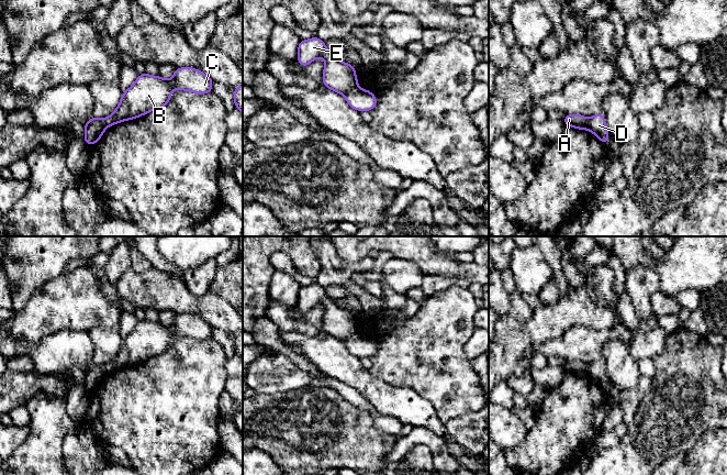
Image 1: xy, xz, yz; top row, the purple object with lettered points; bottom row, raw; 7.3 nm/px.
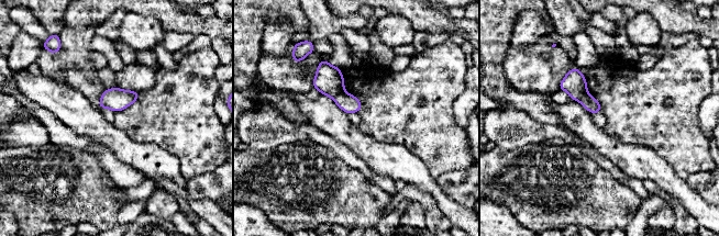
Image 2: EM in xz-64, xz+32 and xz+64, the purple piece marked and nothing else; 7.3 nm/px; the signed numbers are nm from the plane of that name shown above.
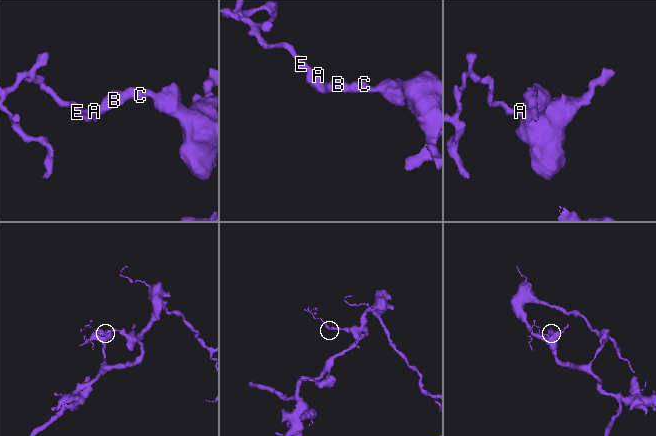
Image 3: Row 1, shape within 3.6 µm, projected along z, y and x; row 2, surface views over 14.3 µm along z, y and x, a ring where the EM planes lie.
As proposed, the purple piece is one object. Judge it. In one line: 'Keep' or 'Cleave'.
Keep

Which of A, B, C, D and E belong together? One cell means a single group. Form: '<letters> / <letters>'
A B C D E

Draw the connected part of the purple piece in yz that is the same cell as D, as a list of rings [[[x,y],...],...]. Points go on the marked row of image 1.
[[[603,113],[595,114],[589,119],[581,114],[567,114],[563,123],[580,130],[590,130],[604,144],[609,140]]]

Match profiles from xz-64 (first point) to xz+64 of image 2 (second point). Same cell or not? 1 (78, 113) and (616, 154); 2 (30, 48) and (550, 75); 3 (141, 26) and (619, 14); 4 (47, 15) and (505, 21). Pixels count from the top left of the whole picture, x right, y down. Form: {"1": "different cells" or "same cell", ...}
{"1": "same cell", "2": "different cells", "3": "different cells", "4": "same cell"}

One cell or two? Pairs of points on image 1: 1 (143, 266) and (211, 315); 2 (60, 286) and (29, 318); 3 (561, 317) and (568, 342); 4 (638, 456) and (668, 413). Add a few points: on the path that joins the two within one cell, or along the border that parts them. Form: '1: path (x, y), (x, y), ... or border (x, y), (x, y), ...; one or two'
1: border (152, 266), (143, 272), (134, 272), (130, 267); two
2: path (52, 293), (37, 309); one
3: border (591, 328), (571, 327), (560, 338), (543, 344); two
4: path (646, 445), (664, 424); one

